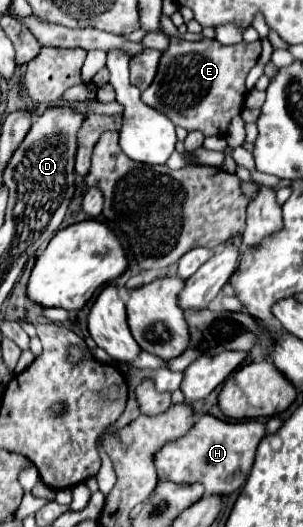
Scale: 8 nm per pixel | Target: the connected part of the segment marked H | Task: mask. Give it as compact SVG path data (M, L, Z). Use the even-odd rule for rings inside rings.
M201 415L185 437L163 447L155 455L155 467L161 481L173 483L201 483L205 493L231 495L243 487L255 459L255 449L265 437L263 421L221 421L213 415Z

